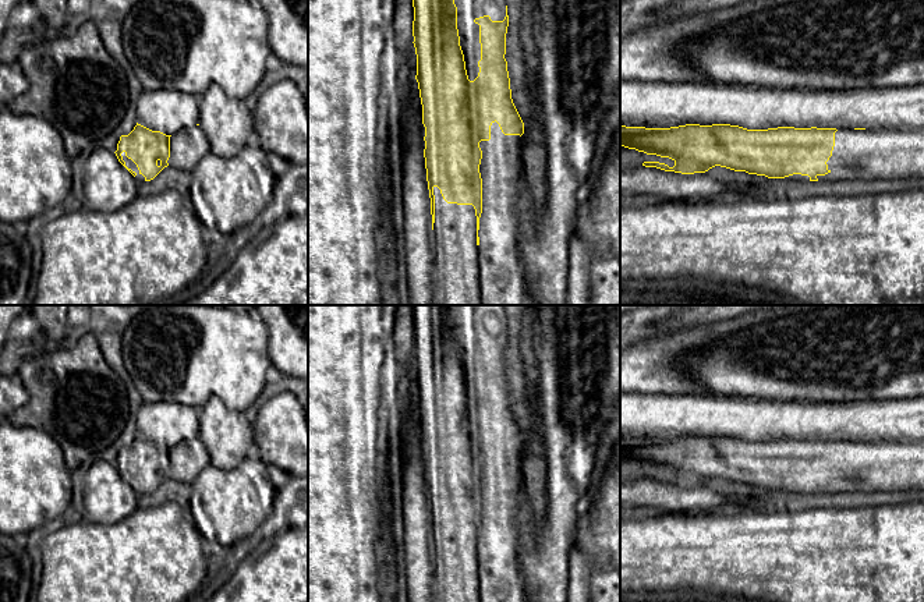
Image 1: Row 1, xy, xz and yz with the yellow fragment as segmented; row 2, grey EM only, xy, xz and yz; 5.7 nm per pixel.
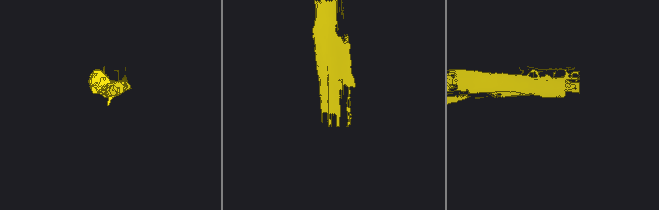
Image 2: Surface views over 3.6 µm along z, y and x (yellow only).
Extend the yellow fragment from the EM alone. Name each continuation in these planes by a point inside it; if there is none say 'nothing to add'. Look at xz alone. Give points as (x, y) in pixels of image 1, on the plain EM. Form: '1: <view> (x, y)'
1: xz (455, 542)

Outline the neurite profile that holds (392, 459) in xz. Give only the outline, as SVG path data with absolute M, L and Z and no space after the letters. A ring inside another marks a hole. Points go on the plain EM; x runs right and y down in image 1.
M400 435L387 450L382 452L380 457L380 503L382 503L382 524L380 524L380 563L382 570L393 559L396 546L392 538L394 513L389 499L389 485L392 481L401 481L403 474L403 452Z

